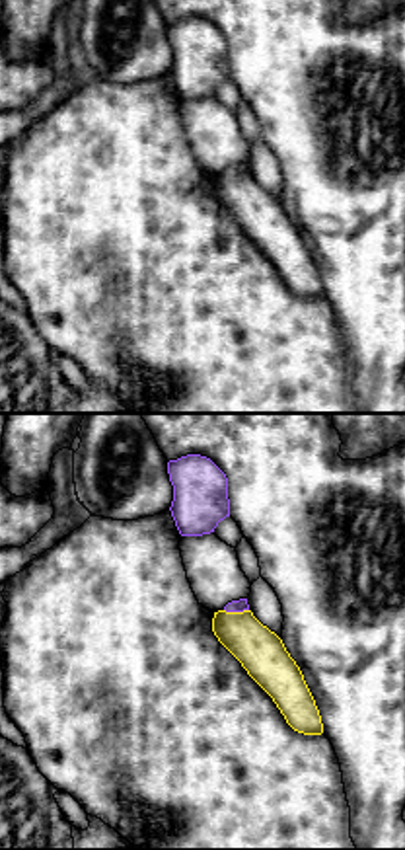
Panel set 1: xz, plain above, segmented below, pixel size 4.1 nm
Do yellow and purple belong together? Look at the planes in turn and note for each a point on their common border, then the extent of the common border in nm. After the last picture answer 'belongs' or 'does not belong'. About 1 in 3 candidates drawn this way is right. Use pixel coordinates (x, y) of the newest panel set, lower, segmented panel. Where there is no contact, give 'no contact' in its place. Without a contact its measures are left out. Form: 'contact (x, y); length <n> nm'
contact (236, 613); length 100 nm

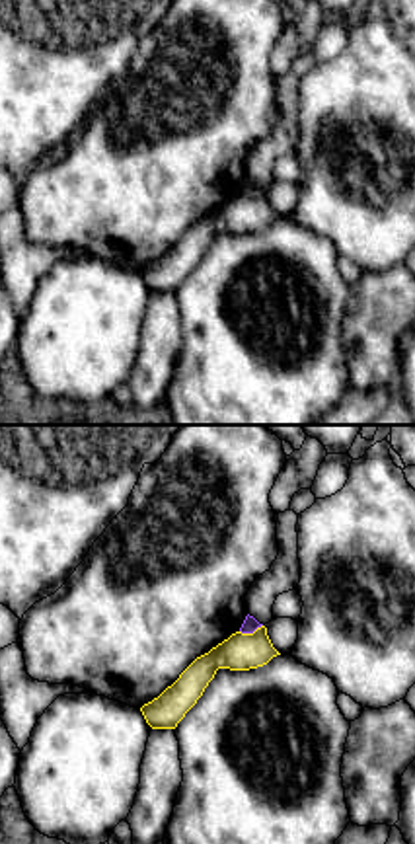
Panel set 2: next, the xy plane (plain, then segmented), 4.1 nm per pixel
contact (250, 634); length 100 nm

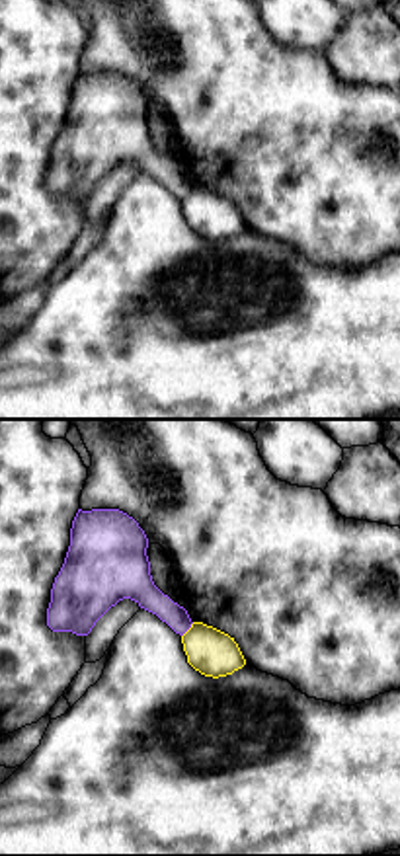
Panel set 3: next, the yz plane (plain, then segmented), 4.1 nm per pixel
contact (188, 630); length 80 nm

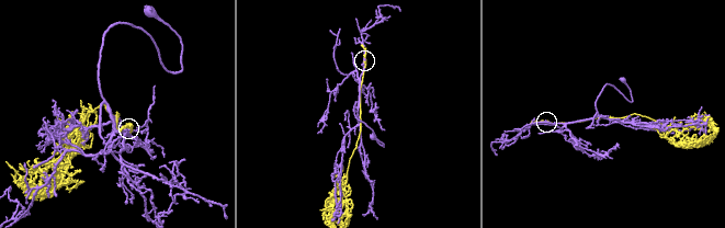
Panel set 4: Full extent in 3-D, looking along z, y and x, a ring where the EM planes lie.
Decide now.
does not belong

